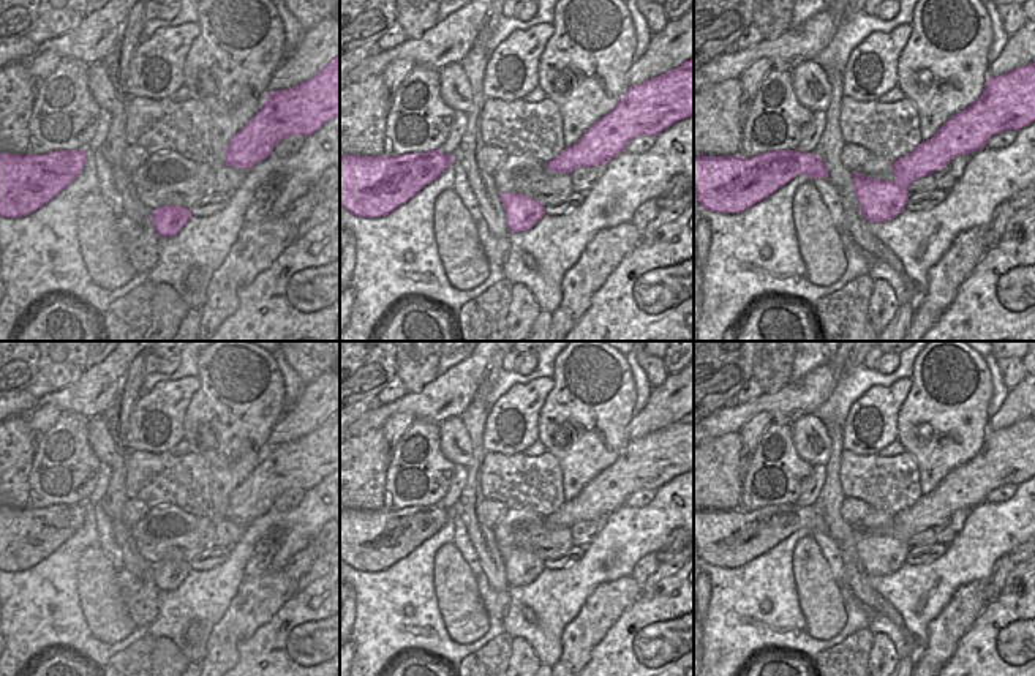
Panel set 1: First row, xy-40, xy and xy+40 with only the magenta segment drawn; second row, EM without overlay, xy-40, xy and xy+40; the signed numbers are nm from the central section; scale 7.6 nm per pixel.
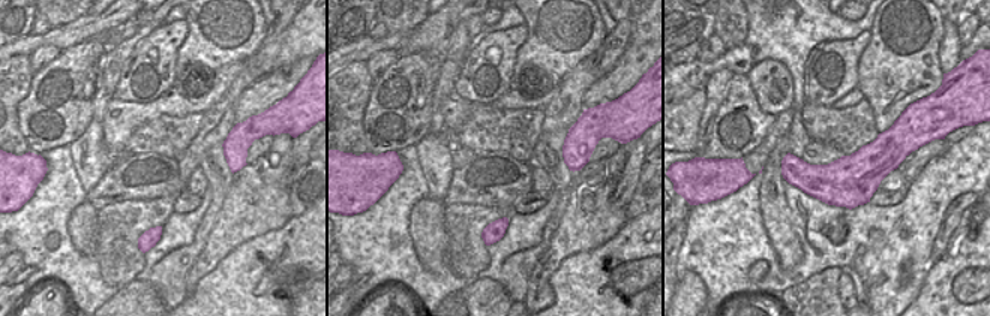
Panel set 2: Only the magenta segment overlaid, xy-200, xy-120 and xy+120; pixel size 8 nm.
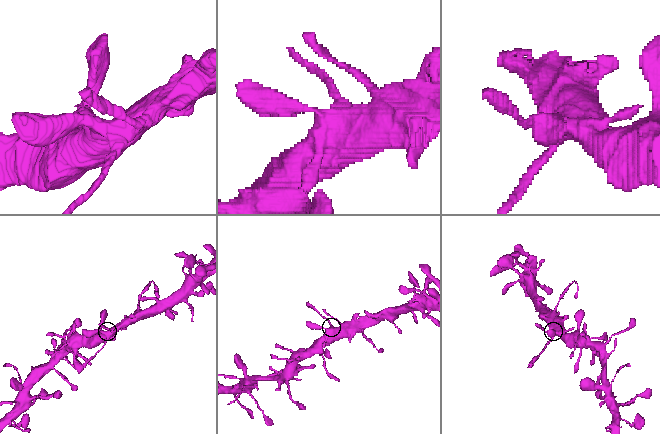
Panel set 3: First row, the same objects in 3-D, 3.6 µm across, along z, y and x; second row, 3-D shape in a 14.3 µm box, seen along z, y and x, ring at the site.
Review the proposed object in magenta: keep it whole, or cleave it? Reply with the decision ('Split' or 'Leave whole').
Split

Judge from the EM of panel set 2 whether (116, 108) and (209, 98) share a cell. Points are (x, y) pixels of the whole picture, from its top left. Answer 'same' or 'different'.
same

